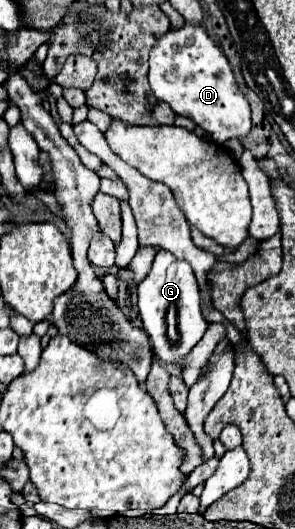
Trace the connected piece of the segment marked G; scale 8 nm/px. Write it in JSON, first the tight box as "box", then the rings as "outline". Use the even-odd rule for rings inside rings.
{"box":[138,250,208,366],"outline":[[[160,250],[154,258],[150,274],[138,284],[138,308],[140,318],[144,324],[144,330],[150,336],[154,354],[172,366],[182,366],[182,360],[190,354],[190,350],[200,342],[204,336],[208,322],[204,320],[200,312],[200,294],[198,294],[198,282],[194,278],[192,266],[188,262],[178,262],[176,256]],[[172,314],[176,330],[178,330],[178,342],[170,342],[168,338],[168,316]]]}

